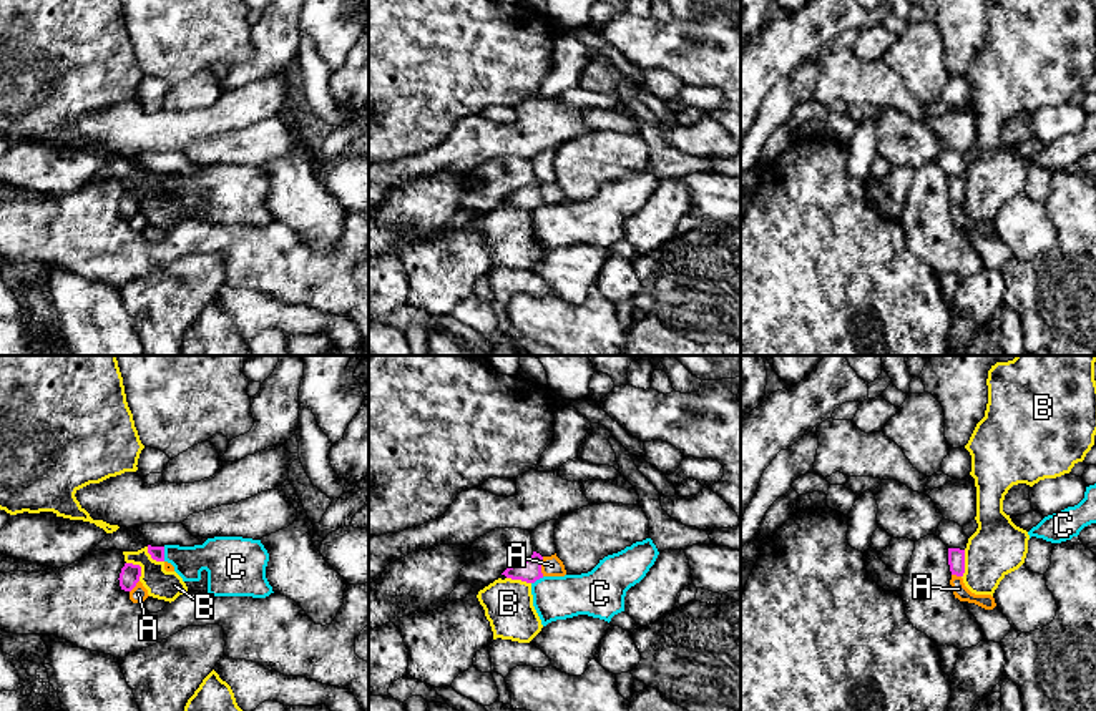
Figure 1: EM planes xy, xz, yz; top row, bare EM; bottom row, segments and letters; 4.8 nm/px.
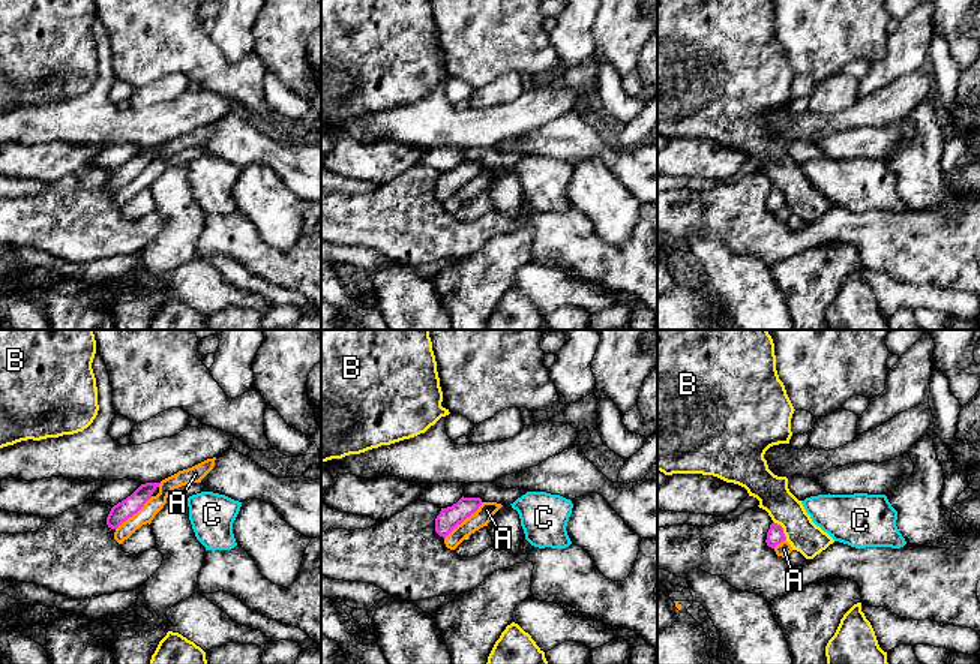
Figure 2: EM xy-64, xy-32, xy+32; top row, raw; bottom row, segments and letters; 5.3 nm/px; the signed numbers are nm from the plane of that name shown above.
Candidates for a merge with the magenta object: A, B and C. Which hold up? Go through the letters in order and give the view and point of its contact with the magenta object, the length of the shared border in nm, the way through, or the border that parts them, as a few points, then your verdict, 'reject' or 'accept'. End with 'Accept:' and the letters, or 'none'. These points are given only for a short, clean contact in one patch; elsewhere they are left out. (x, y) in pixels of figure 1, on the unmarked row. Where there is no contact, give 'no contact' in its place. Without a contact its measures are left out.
A: meets magenta in xz at (540, 195); contact 100 nm long; reject
B: meets magenta in xy at (140, 195); contact 120 nm long; border along xy (127, 190), (140, 195), (140, 208); reject
C: meets magenta in xy at (163, 181); contact 70 nm long; border along xy (163, 175), (165, 188); reject
Accept: none

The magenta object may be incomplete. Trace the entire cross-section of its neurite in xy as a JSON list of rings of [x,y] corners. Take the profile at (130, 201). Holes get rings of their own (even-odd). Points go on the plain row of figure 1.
[[[125,191],[120,201],[120,214],[125,219],[131,219],[141,204],[141,194],[133,191]]]

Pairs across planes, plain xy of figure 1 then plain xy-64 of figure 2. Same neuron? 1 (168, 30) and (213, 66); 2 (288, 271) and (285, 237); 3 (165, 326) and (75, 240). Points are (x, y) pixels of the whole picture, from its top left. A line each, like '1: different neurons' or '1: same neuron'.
1: same neuron
2: different neurons
3: different neurons

